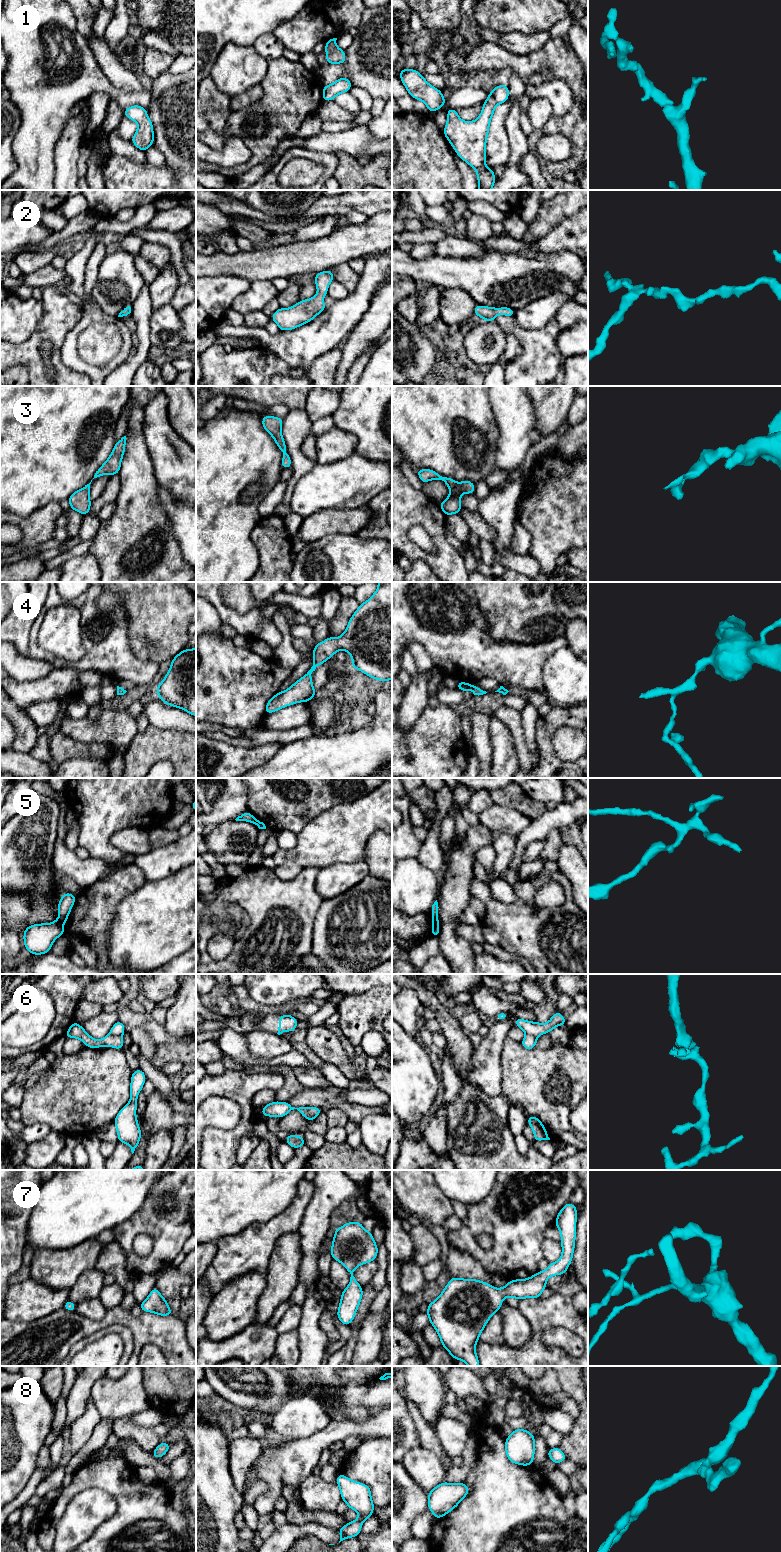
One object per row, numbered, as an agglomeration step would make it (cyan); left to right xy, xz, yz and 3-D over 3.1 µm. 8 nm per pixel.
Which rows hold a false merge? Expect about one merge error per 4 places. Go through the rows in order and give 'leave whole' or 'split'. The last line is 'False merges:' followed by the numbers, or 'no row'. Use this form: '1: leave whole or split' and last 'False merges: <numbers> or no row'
1: leave whole
2: leave whole
3: leave whole
4: leave whole
5: split
6: split
7: leave whole
8: leave whole
False merges: 5, 6

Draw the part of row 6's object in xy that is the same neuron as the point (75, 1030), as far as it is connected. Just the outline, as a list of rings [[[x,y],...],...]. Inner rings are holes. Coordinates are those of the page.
[[[73,1022],[72,1025],[69,1027],[67,1032],[65,1033],[67,1038],[77,1038],[80,1039],[88,1048],[100,1048],[103,1046],[109,1046],[112,1048],[116,1048],[119,1050],[123,1050],[123,1036],[113,1036],[113,1035],[106,1035],[104,1038],[96,1040],[92,1038],[84,1028],[79,1025],[77,1022]]]

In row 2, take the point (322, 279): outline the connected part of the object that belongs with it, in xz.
[[[326,270],[315,275],[318,294],[313,298],[299,301],[290,308],[279,308],[271,317],[280,331],[293,330],[312,321],[318,314],[326,309],[323,297],[328,294],[329,284],[335,280],[333,272]]]

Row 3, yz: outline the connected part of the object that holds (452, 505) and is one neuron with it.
[[[417,469],[417,474],[422,483],[426,483],[431,480],[442,480],[449,487],[449,497],[439,504],[445,516],[459,514],[462,508],[460,496],[463,493],[475,493],[475,484],[469,480],[461,481],[458,484],[452,478],[443,477],[432,469]]]

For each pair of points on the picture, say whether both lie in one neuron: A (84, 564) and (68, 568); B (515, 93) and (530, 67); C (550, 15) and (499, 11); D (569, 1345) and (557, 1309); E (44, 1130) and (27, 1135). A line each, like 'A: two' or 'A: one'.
A: one
B: two
C: one
D: two
E: one

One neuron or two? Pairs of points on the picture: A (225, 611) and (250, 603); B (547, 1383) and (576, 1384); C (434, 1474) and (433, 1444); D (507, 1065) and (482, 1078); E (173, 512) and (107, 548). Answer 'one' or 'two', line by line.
A: two
B: two
C: two
D: two
E: two

